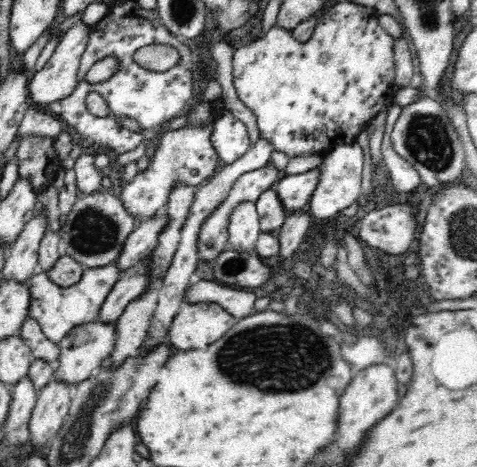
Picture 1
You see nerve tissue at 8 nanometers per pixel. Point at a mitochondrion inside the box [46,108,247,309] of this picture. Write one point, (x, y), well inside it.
(93, 231)

